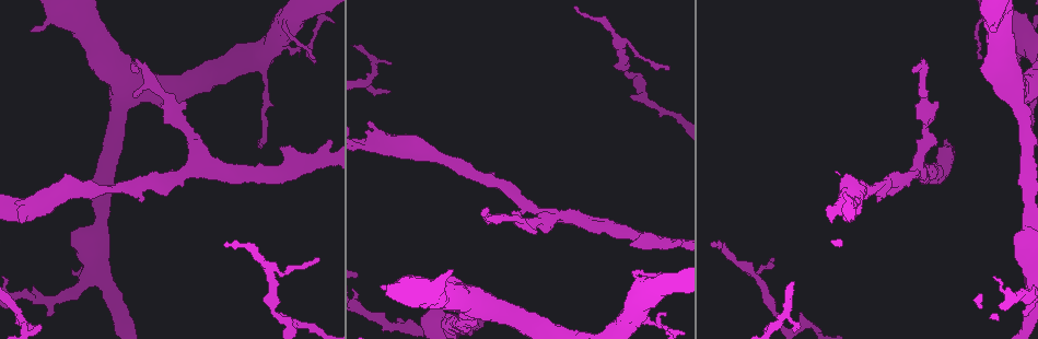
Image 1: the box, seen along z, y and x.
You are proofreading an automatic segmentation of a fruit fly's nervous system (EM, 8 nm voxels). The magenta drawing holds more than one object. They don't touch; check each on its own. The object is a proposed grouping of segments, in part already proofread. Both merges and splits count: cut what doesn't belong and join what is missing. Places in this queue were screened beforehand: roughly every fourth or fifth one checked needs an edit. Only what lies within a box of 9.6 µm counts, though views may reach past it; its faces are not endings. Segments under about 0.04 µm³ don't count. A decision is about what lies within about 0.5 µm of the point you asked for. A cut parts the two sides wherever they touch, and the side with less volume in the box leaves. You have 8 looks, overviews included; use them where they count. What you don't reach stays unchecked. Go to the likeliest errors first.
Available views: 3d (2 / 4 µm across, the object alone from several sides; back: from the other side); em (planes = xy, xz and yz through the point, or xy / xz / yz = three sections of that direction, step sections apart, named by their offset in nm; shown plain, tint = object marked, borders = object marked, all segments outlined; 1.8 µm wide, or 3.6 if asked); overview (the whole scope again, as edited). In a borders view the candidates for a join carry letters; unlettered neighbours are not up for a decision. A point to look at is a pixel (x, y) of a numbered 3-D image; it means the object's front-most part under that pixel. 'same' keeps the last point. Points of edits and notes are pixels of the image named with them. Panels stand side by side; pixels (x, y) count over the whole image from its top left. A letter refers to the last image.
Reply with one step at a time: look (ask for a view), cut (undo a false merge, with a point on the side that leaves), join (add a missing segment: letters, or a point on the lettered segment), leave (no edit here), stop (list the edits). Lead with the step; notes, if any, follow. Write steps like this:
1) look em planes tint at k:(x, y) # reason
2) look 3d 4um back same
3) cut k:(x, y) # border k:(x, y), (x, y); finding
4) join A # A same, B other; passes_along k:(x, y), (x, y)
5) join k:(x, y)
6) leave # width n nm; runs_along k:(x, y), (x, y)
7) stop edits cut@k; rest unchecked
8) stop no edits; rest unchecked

look 3d 2um at 1:(225, 245) # an open end

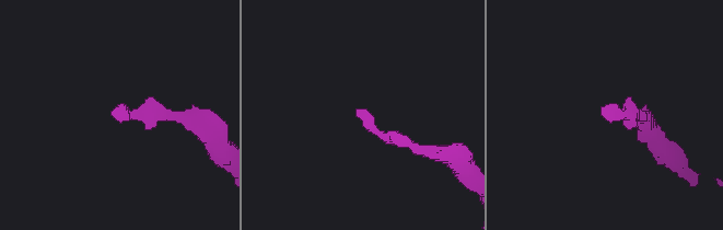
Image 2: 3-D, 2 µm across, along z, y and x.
look em yz step 4 borders at 2:(606, 118) # need the tissue

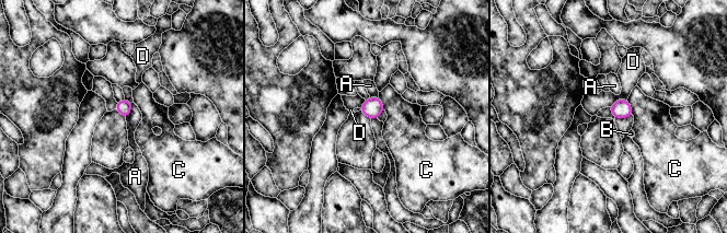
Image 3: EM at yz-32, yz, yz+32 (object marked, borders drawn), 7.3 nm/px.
leave # A other, B other, C other, D other; border 3:(125, 97), (134, 102), (126, 118); none of them fits

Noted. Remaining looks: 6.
look em xy step 16 borders at 1:(752, 273) # a narrow waist

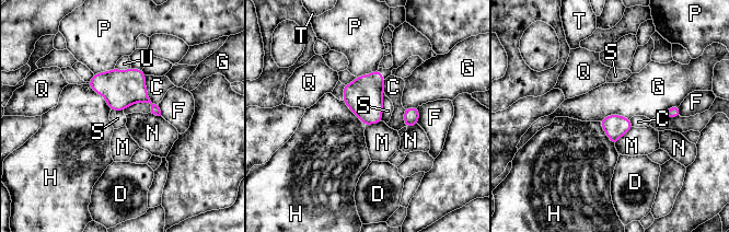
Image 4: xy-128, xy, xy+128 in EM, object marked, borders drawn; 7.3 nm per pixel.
leave # C other, D other, F other, G other, H other, M other, N other, P other, Q other, S other, T other, U other; border 4:(383, 92), (382, 120); one neuron here

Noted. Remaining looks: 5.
look em planes borders at 1:(381, 288) # free end

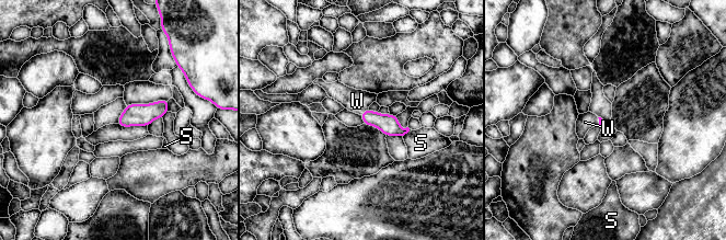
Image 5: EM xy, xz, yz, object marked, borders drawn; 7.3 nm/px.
join W # S other, W same; passes_along 5:(388, 124), (364, 111), (357, 101); it goes on there

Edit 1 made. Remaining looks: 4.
stop edits join@5; rest unchecked

